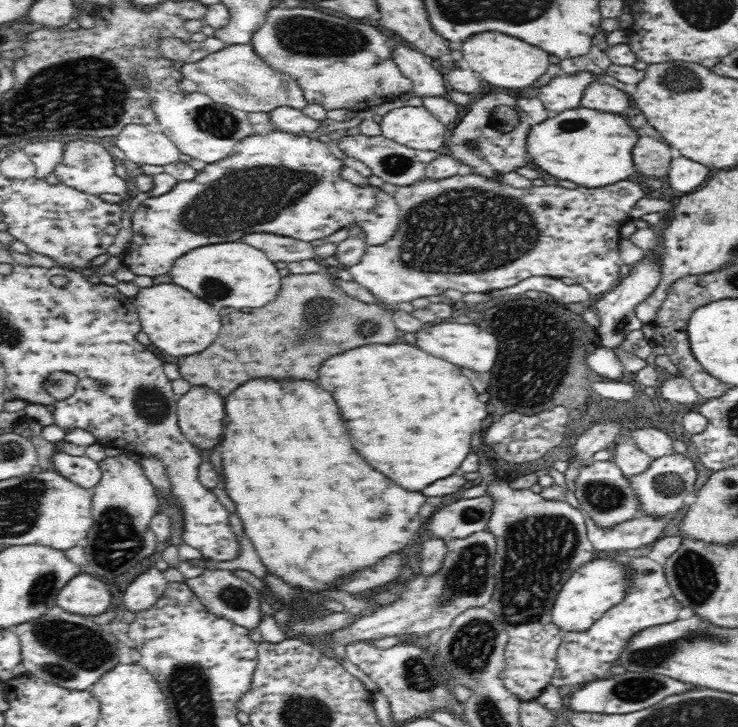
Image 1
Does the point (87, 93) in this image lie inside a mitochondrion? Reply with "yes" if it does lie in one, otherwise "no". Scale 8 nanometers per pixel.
yes

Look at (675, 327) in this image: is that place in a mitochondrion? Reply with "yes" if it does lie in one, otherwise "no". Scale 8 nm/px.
no

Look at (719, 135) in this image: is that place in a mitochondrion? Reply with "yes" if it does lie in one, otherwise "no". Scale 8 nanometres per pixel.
no

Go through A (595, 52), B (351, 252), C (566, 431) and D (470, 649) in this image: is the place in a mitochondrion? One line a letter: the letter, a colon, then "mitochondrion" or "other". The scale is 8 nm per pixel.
A: other
B: other
C: other
D: mitochondrion

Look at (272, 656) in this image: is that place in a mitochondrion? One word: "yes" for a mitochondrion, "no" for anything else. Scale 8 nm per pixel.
no

